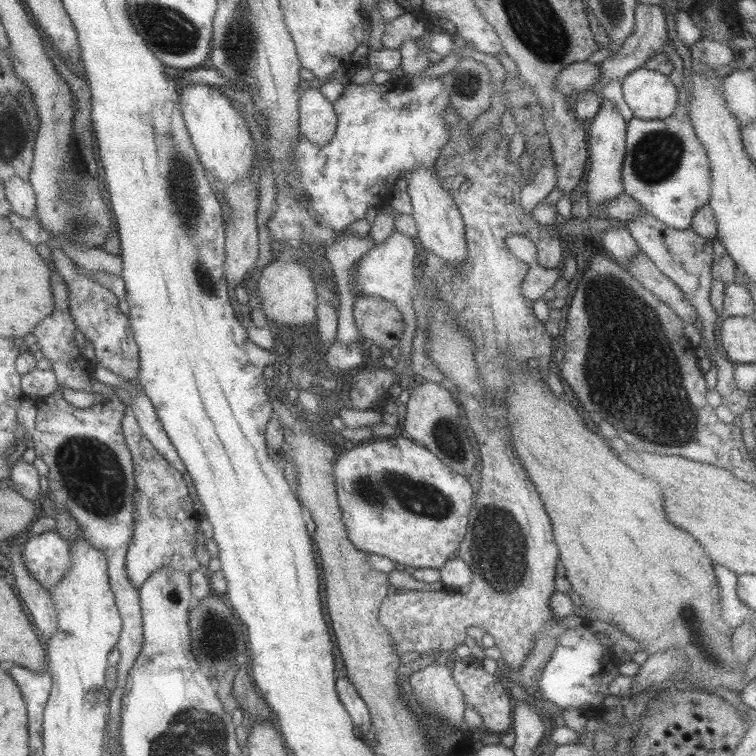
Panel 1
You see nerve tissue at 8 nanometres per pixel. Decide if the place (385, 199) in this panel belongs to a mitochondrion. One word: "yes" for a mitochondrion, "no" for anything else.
no

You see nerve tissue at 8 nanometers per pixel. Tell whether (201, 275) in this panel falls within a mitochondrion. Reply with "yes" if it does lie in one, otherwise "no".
yes

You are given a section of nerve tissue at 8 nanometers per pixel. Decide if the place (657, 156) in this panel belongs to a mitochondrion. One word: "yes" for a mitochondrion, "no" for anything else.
yes

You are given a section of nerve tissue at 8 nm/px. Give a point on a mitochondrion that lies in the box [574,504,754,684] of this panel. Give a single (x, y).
(690, 618)

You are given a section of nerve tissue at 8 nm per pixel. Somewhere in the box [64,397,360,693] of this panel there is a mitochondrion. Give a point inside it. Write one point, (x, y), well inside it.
(213, 638)

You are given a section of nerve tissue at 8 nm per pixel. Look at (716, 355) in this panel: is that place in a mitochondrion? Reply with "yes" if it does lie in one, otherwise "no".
no

